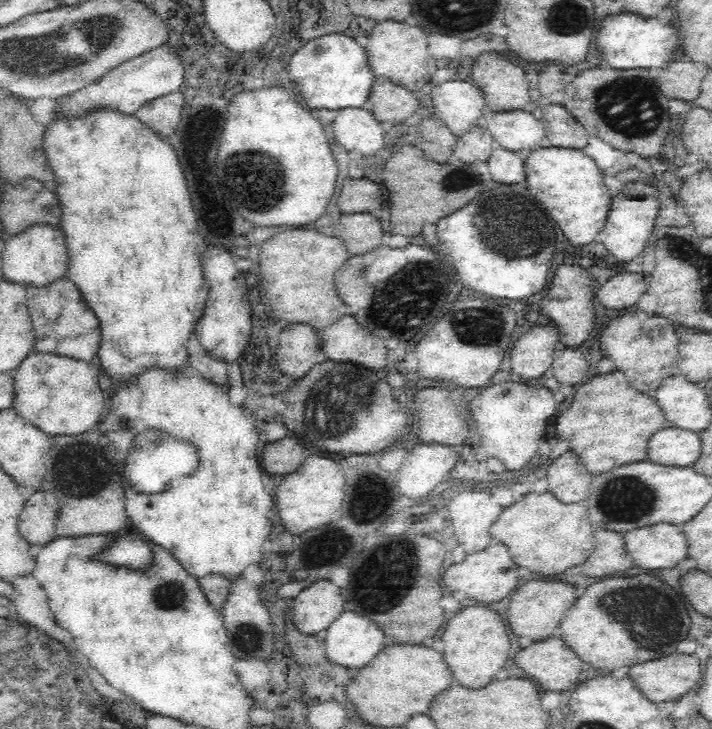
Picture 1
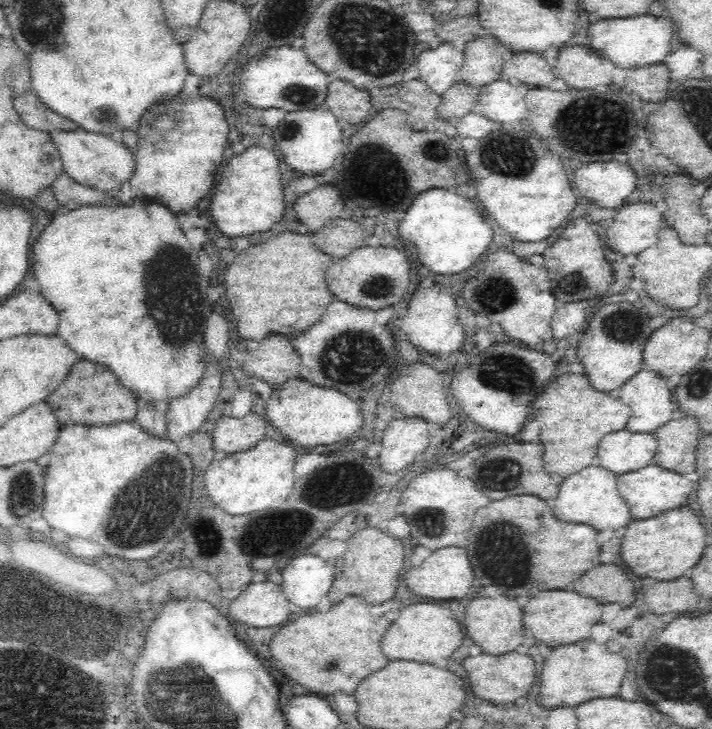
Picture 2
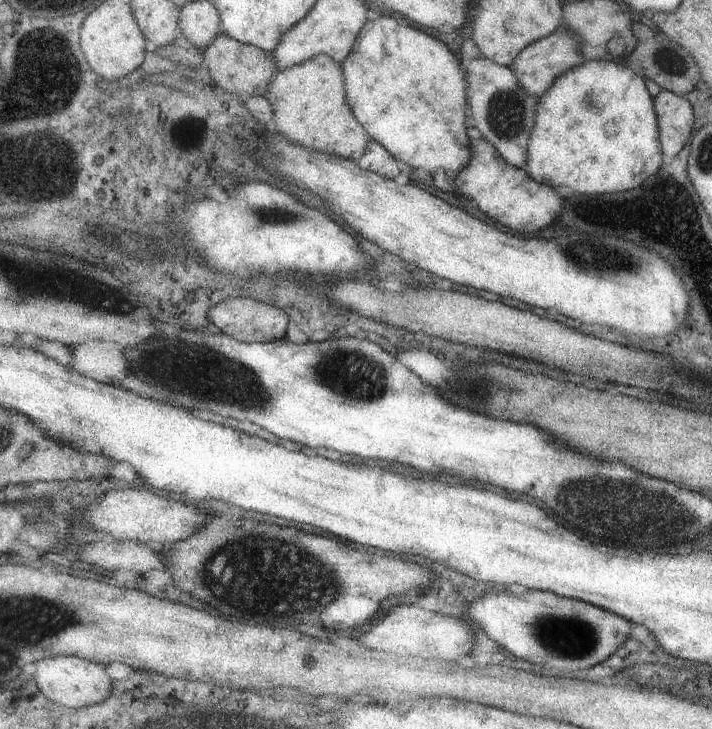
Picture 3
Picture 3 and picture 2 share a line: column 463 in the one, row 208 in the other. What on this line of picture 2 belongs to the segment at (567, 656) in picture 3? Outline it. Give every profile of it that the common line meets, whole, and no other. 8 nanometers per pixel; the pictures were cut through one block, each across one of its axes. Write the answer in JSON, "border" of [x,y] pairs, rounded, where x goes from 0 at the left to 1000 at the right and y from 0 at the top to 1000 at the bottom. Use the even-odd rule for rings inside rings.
{"border":[[[829,222],[815,228],[806,236],[806,261],[812,269],[823,269],[834,274],[834,280],[846,285],[867,288],[876,278],[882,277],[885,266],[893,258],[893,239],[882,225],[871,222]]]}

